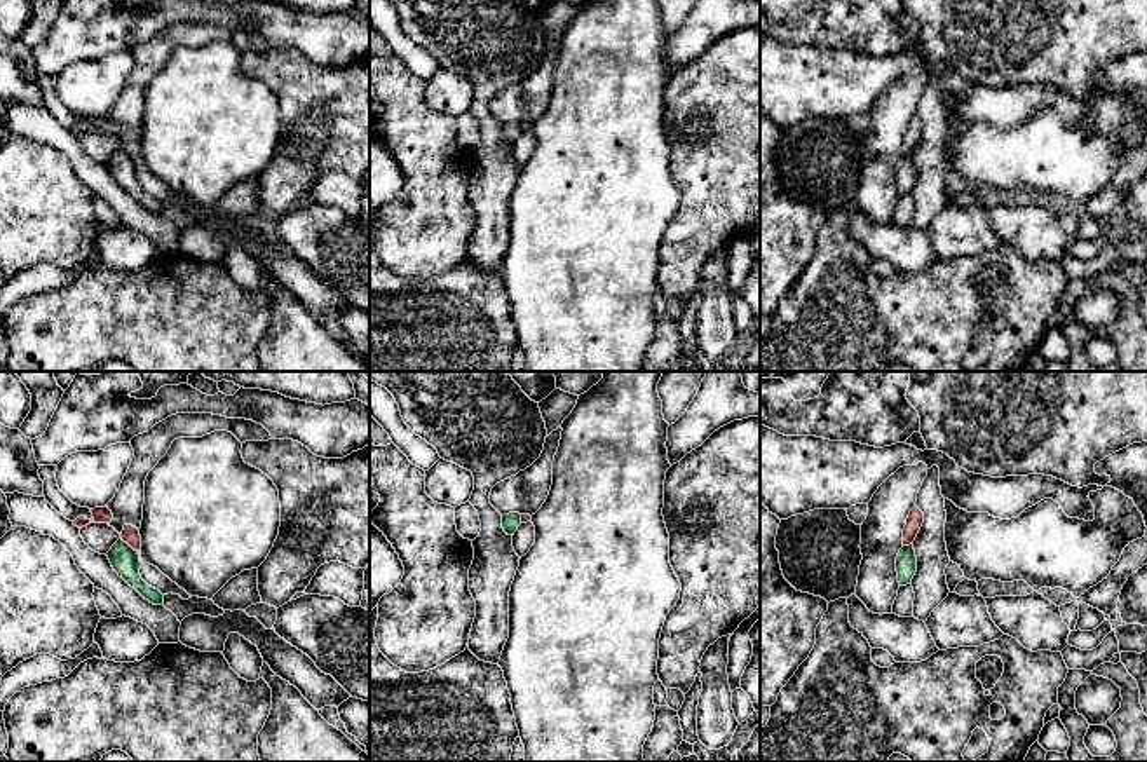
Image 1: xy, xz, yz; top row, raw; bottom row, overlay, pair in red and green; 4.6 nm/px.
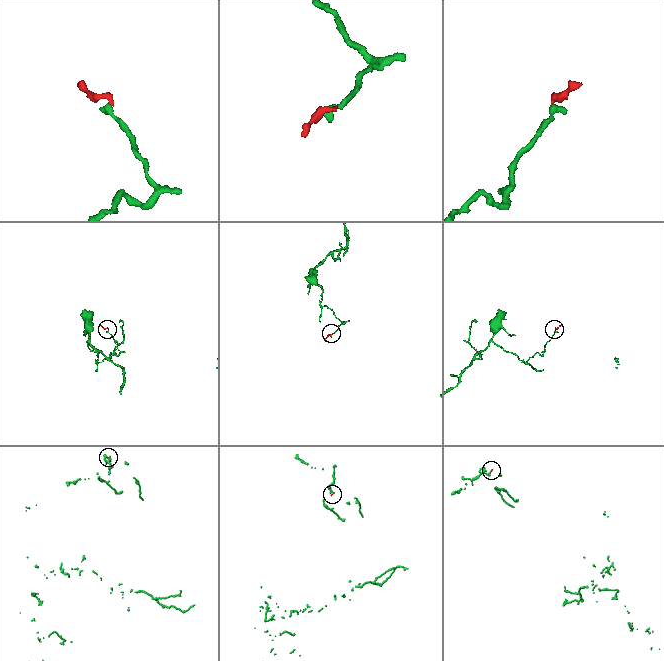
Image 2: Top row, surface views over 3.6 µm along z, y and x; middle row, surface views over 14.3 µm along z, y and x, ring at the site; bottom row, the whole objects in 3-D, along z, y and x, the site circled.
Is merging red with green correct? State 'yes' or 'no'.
no

